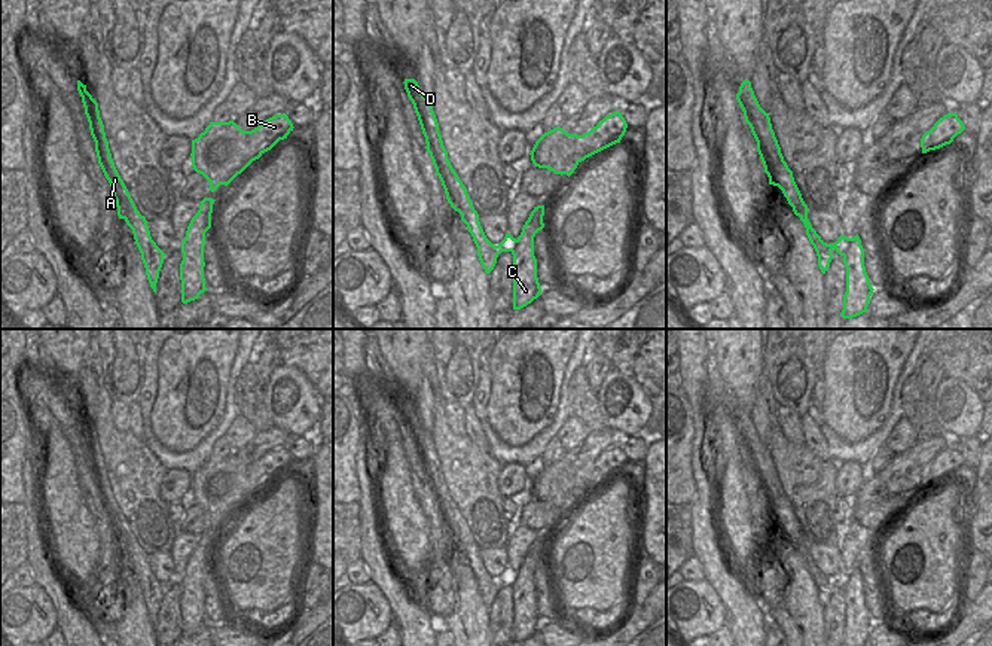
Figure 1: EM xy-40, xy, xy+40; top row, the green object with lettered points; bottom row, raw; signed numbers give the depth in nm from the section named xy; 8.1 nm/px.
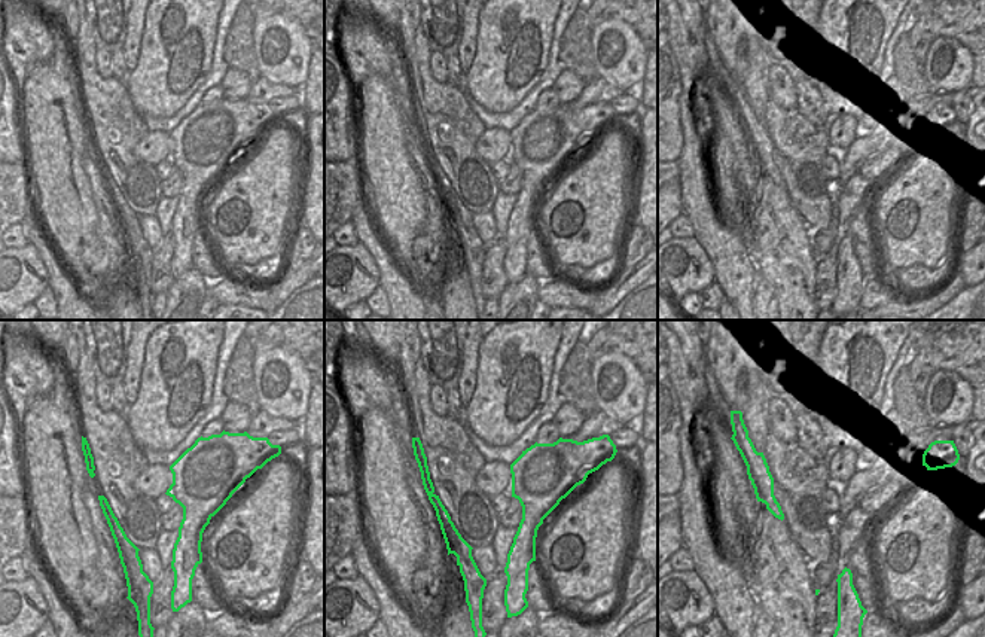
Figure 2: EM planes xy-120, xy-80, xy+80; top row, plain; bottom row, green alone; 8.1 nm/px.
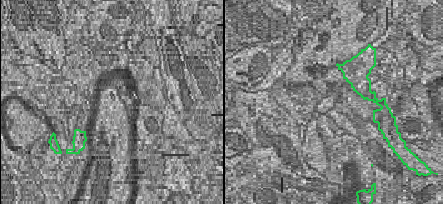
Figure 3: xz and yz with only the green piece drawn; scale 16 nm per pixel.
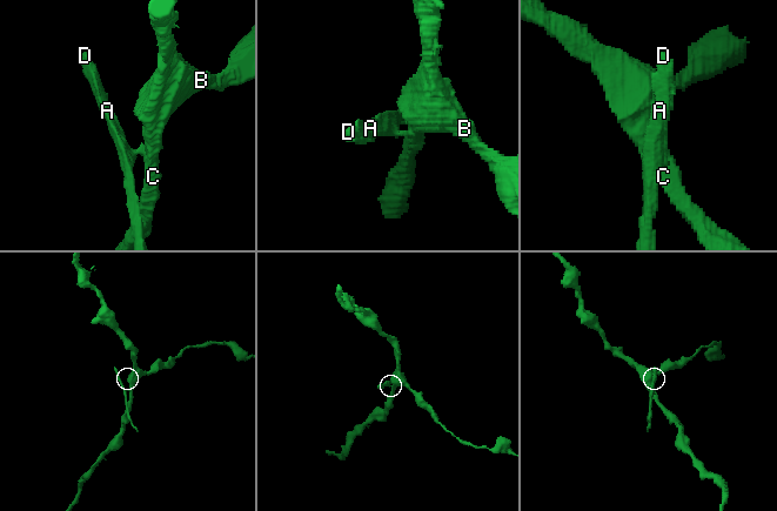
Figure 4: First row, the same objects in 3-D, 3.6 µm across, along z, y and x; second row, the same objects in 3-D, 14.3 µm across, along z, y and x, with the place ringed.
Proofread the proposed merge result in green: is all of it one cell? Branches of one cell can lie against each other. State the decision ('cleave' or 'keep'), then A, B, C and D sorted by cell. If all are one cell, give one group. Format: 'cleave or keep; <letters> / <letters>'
cleave; A D / B C

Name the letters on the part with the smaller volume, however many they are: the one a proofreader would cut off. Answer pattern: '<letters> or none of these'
A, D

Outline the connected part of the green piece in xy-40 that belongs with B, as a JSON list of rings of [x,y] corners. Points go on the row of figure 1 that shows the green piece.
[[[286,113],[266,119],[251,131],[242,131],[233,121],[210,122],[205,131],[192,140],[192,167],[210,182],[210,191],[214,192],[220,185],[228,186],[253,161],[271,150],[280,140],[287,138],[293,128]]]

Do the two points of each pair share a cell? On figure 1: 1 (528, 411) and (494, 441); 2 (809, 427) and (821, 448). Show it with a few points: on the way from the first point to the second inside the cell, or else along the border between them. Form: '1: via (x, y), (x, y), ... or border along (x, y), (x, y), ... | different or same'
1: border along (485, 420), (510, 445), (524, 445), (531, 439) | different
2: via (811, 432), (818, 444) | same

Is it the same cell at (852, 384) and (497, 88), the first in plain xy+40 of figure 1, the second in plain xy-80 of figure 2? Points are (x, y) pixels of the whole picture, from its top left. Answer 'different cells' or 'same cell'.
same cell

